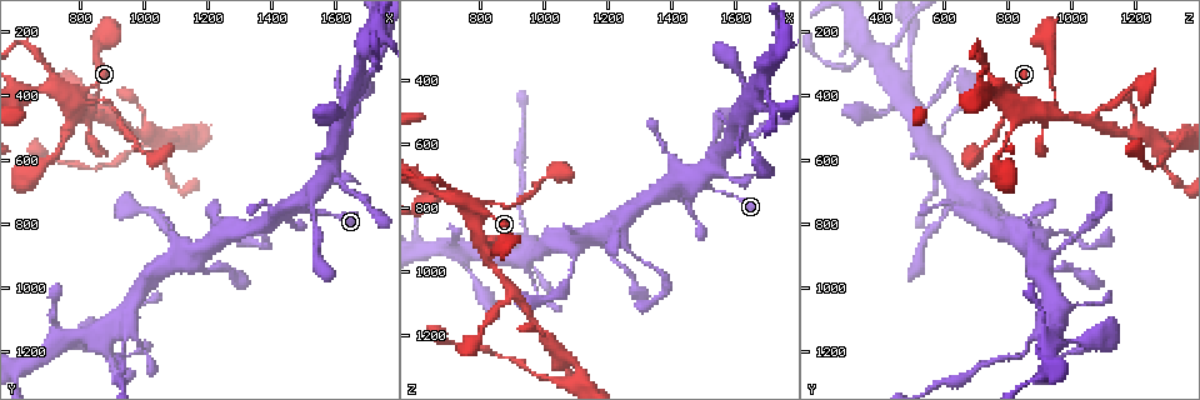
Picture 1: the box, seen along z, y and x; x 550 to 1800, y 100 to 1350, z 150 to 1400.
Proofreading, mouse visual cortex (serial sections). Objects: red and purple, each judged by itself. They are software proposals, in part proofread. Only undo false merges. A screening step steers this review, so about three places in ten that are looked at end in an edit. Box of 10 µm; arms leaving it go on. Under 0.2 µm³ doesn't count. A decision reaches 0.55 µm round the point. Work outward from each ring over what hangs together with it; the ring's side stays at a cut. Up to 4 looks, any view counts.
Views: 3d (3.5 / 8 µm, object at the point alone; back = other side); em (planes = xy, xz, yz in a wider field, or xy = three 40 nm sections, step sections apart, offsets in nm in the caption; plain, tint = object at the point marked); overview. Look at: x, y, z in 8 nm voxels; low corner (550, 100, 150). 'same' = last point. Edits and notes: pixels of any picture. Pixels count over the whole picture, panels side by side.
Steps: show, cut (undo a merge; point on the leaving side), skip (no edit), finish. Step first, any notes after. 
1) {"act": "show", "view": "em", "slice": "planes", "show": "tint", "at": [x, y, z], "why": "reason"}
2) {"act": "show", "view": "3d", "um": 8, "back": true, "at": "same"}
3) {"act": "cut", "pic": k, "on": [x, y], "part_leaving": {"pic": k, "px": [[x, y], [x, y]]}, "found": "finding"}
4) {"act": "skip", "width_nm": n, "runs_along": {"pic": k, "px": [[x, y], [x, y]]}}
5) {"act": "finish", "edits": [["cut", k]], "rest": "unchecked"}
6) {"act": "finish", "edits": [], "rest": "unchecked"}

{"act": "show", "view": "3d", "um": 8, "at": [730, 360, 760], "why": "narrows sharply"}

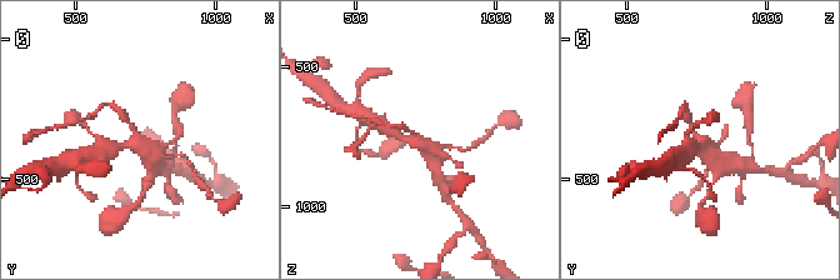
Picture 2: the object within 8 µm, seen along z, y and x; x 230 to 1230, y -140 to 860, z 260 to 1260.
{"act": "show", "view": "em", "slice": "planes", "show": "tint", "at": "same", "arms": 3, "arm_widths_nm": [100, 250, 300]}

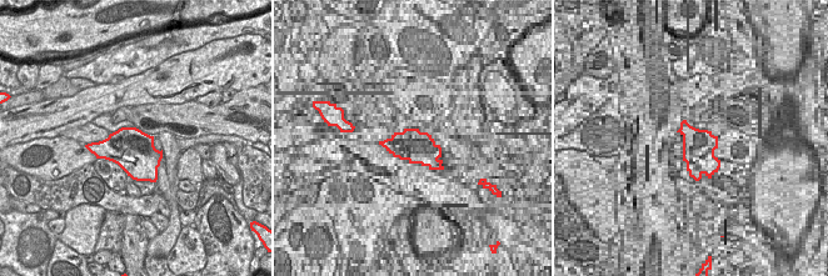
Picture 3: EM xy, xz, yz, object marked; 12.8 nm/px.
{"act": "skip", "runs_along": {"pic": 2, "px": [[445, 155], [385, 128]]}, "found": "continuous, no second cell"}

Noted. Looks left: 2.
{"act": "show", "view": "em", "slice": "xy", "step": 3, "show": "tint", "at": [940, 1120, 920], "why": "a narrow waist"}

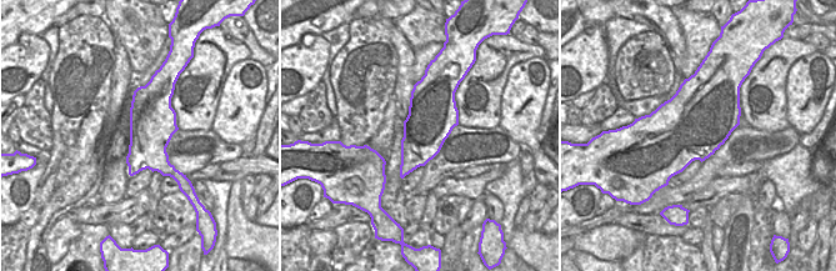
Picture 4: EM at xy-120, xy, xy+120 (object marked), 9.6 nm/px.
{"act": "show", "view": "3d", "um": 3.5, "at": "same", "why": "wider look"}

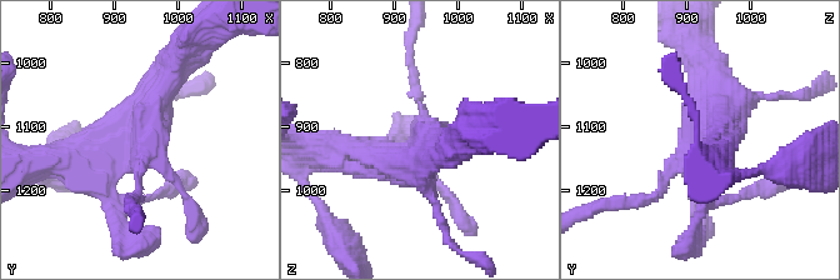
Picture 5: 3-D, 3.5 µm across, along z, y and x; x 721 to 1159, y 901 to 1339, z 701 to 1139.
{"act": "skip", "width_nm": 480, "runs_along": {"pic": 5, "px": [[188, 45], [149, 119], [80, 160]]}, "found": "continuous, no second cell"}

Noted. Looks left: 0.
{"act": "finish", "edits": [], "rest": "unchecked"}

